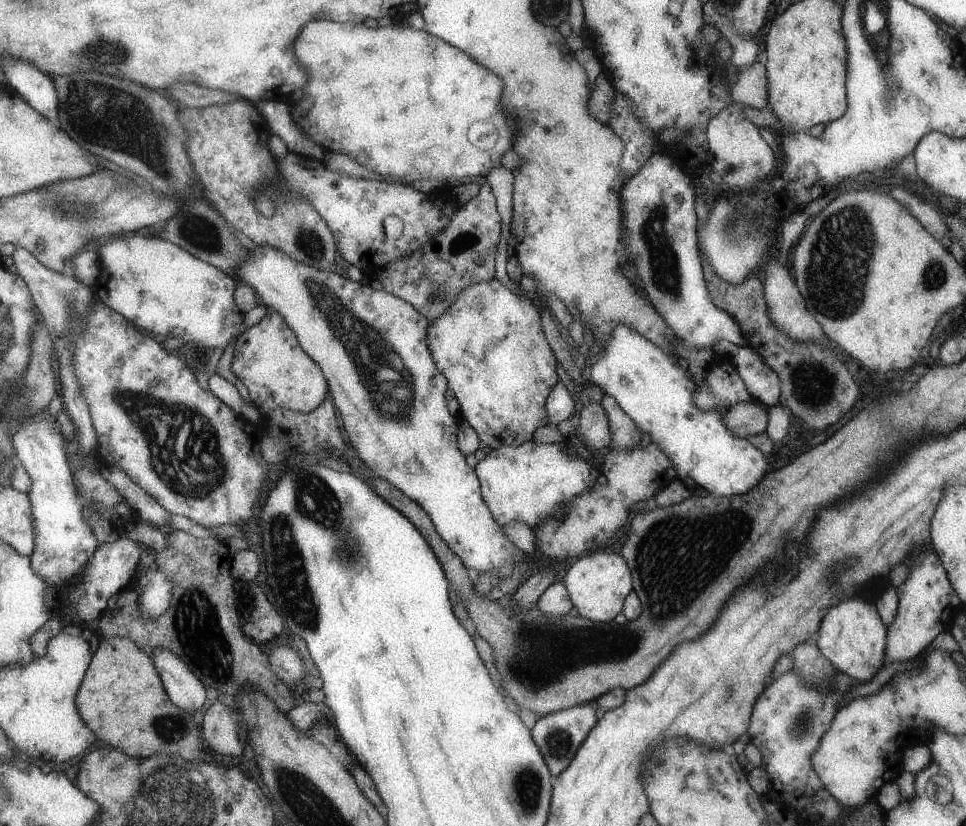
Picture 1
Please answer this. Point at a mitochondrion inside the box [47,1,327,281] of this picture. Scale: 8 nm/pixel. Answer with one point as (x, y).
(94, 52)

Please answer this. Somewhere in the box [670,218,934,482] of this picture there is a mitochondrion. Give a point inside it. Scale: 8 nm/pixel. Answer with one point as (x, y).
(816, 379)

